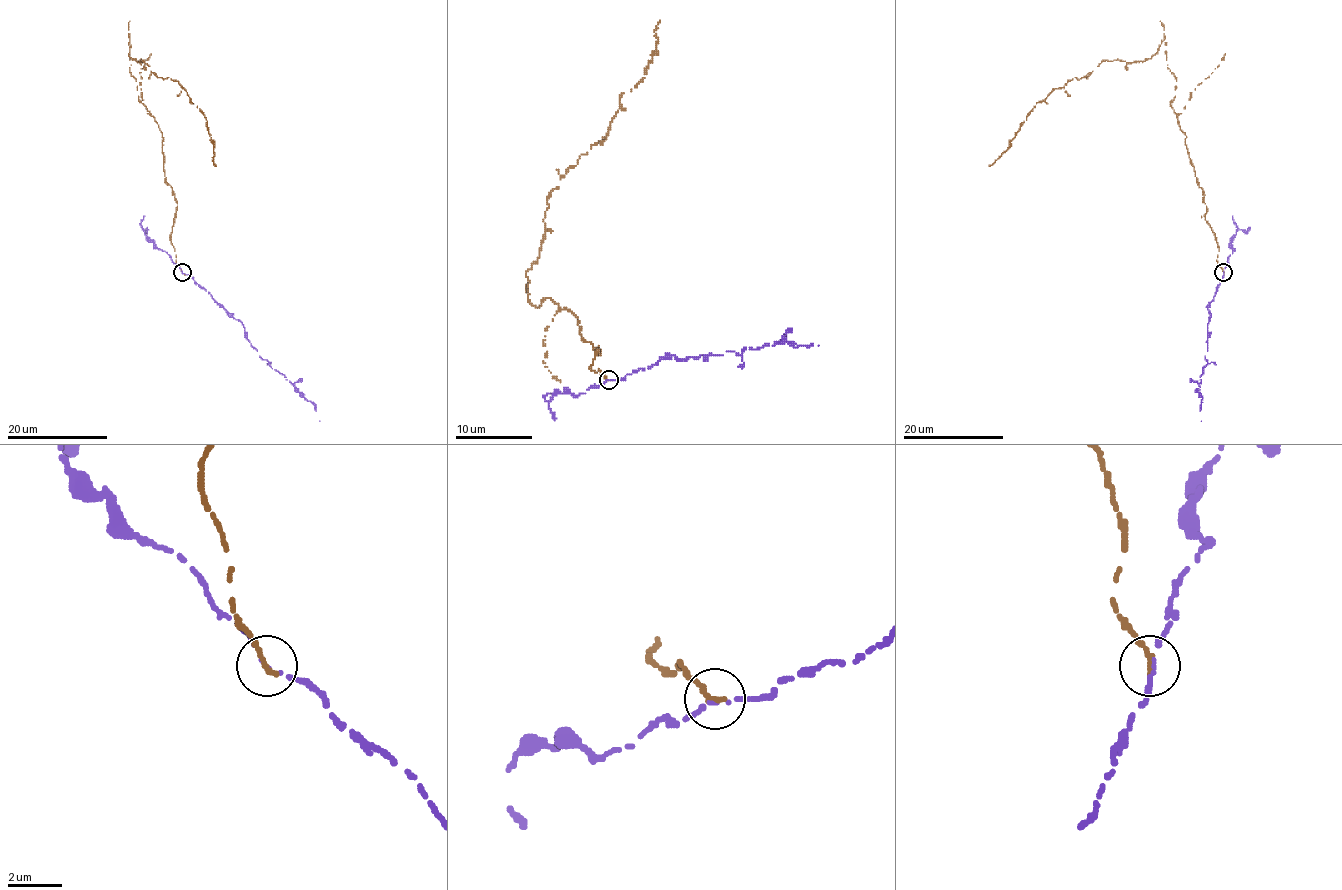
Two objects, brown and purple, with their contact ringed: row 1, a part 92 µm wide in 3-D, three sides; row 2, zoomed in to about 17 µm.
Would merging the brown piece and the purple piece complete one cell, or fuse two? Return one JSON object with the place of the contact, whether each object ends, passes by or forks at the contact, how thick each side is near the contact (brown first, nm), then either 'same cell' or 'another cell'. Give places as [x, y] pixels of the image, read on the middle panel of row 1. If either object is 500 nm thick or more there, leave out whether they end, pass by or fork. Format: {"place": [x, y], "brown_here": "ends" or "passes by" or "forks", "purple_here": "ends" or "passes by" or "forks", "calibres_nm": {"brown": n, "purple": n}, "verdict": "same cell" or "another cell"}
{"place": [608, 379], "brown_here": "ends", "purple_here": "passes by", "calibres_nm": {"brown": 220, "purple": 110}, "verdict": "another cell"}

